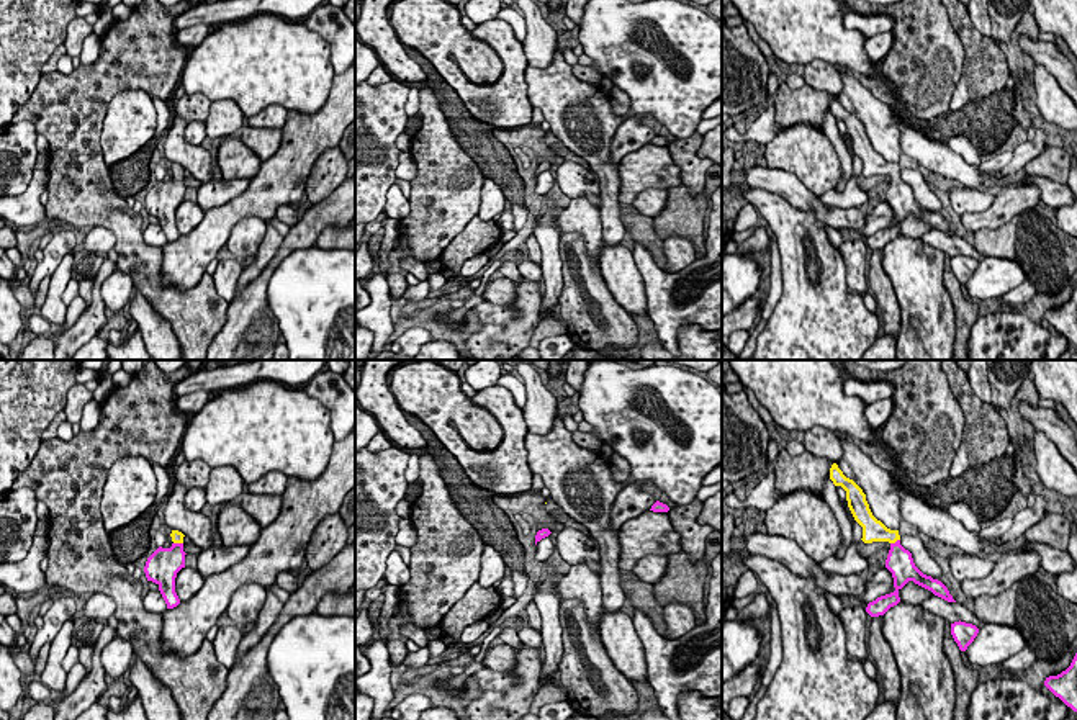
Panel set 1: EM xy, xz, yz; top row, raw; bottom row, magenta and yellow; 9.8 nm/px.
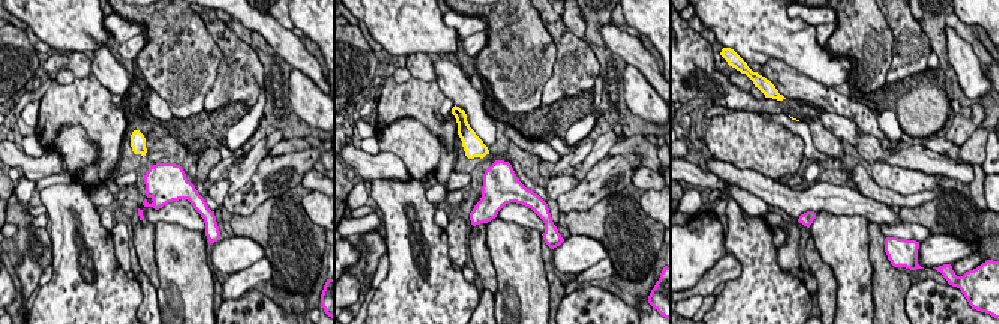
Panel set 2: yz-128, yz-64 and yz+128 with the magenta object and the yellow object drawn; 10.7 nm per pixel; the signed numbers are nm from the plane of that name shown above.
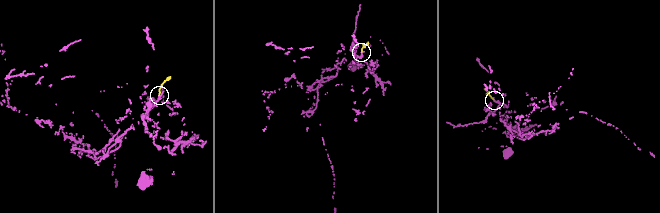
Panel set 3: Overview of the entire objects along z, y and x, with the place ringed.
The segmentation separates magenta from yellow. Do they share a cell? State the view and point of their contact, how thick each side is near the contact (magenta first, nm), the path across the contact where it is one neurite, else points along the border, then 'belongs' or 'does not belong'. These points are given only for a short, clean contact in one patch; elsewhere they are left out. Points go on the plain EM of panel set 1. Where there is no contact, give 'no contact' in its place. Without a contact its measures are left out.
yz (896, 175) | 260/220 nm | across yz (899, 195), (896, 175), (889, 169), (874, 164) | belongs

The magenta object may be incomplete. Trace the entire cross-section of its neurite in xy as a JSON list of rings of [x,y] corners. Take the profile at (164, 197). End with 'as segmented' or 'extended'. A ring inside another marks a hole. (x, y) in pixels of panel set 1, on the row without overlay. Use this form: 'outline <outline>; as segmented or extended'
outline [[[172,164],[172,180],[159,180],[146,195],[144,206],[147,214],[159,219],[159,224],[167,237],[167,242],[173,242],[180,237],[175,226],[177,206],[185,201],[183,167]]]; extended

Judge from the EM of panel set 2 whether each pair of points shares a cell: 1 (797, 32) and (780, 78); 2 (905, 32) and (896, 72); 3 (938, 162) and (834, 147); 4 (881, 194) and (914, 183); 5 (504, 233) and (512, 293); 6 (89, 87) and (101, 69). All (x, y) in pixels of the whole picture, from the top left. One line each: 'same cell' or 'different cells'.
1: different cells
2: same cell
3: different cells
4: different cells
5: same cell
6: different cells

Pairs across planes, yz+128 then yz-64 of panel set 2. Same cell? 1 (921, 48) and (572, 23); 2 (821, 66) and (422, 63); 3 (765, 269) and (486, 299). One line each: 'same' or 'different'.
1: different
2: different
3: different

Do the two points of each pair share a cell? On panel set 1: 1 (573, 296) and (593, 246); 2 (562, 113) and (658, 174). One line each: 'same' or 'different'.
1: different
2: different

